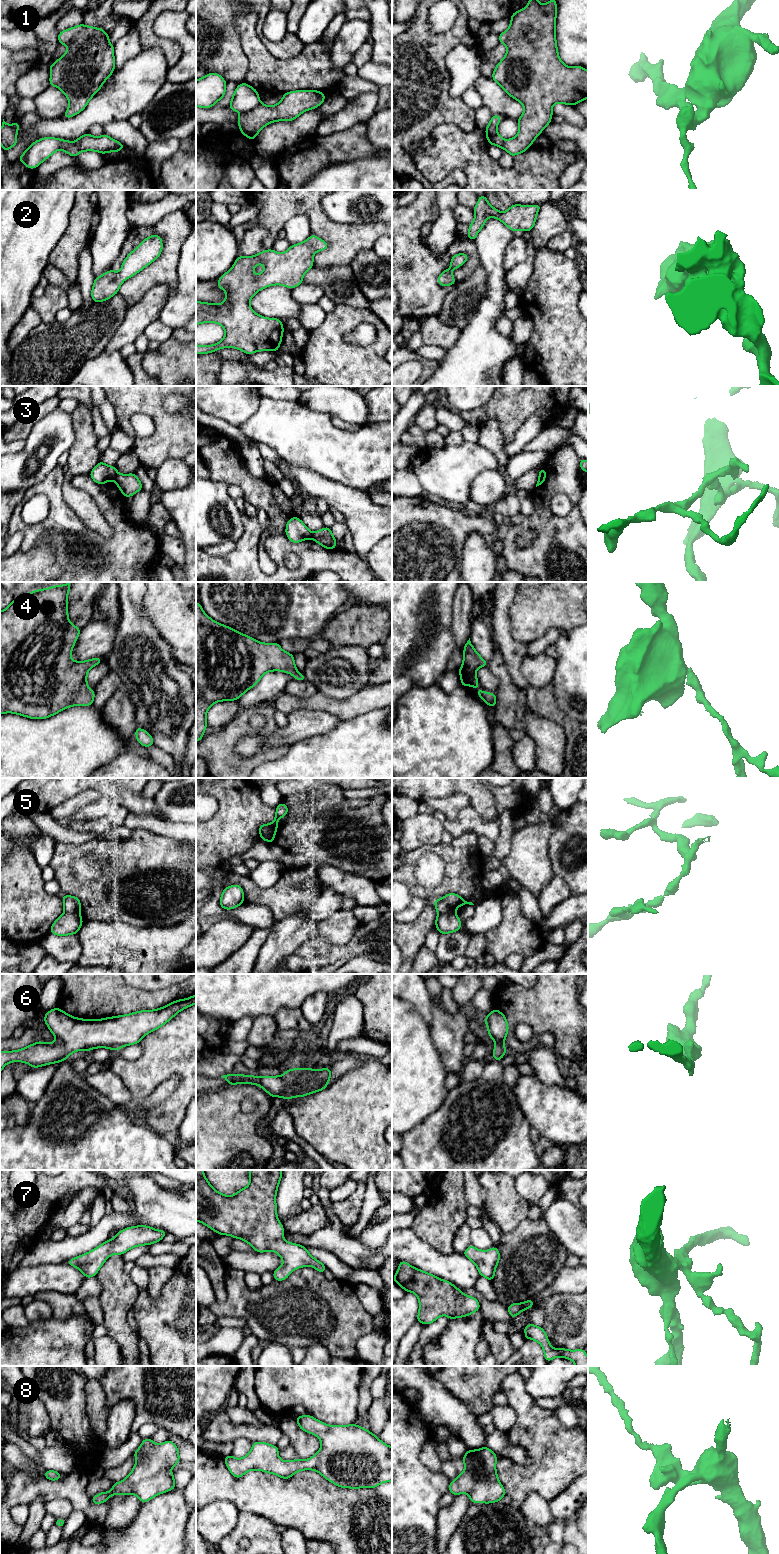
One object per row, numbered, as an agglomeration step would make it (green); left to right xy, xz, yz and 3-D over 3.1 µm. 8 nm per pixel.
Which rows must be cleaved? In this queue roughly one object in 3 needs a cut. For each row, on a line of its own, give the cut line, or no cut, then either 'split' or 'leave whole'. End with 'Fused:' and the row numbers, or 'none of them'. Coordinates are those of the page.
1: xz (260, 102), (252, 109), (241, 114) | split
2: no cut | leave whole
3: xy (117, 473), (113, 479) | split
4: no cut | leave whole
5: yz (454, 910), (438, 914) | split
6: no cut | leave whole
7: no cut | leave whole
8: no cut | leave whole
Fused: 1, 3, 5

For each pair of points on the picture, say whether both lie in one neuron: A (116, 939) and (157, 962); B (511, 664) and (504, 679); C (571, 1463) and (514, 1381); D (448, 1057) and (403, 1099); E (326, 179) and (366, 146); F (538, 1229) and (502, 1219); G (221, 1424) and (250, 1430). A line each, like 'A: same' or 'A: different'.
A: same
B: different
C: same
D: different
E: different
F: different
G: same

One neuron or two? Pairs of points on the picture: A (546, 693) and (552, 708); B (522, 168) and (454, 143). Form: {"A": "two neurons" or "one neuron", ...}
{"A": "one neuron", "B": "one neuron"}

